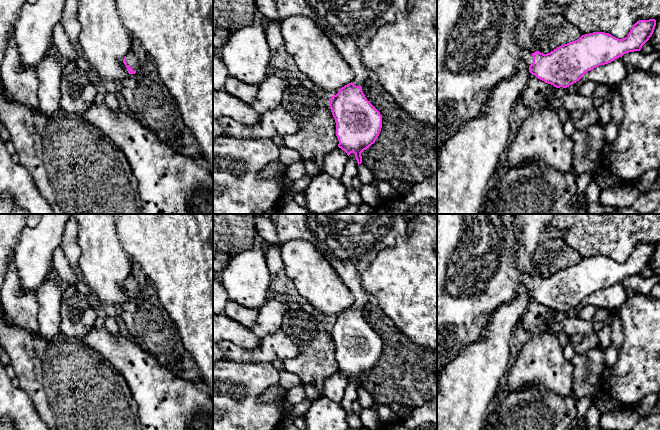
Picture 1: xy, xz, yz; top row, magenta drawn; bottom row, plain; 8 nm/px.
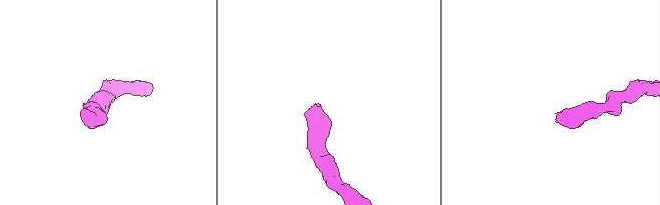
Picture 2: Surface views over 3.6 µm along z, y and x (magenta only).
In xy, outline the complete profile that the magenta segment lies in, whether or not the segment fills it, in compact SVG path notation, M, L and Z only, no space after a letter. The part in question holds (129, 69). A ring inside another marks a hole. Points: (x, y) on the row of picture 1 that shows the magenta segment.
M128 52L123 59L127 71L129 74L135 74L139 69L139 61L136 55L133 52Z

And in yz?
M437 0L437 150L454 136L468 121L480 114L490 91L501 81L509 80L517 72L517 65L524 60L529 71L538 79L556 88L567 88L579 81L585 73L611 63L624 54L640 51L652 36L656 20L637 21L628 36L618 39L609 33L593 32L563 44L550 53L543 54L522 50L513 41L510 26L514 20L514 0Z

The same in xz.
M275 0L280 23L290 16L306 16L325 33L344 60L354 72L351 83L331 96L329 106L336 122L338 147L355 154L358 165L362 163L361 153L375 143L382 128L382 115L367 100L362 85L369 72L362 63L362 49L370 42L378 29L393 24L396 15L406 9L407 0Z

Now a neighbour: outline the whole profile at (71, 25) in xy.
M66 0L63 9L61 24L70 42L77 51L75 58L76 65L83 71L92 74L92 68L88 61L81 54L78 48L78 37L81 31L81 24L78 20L78 0Z

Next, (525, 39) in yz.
M521 21L517 28L514 43L522 50L534 53L537 51L537 40L534 37L534 30L528 29Z

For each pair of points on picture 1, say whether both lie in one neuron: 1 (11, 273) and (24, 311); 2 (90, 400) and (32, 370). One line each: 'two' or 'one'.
1: one
2: one

